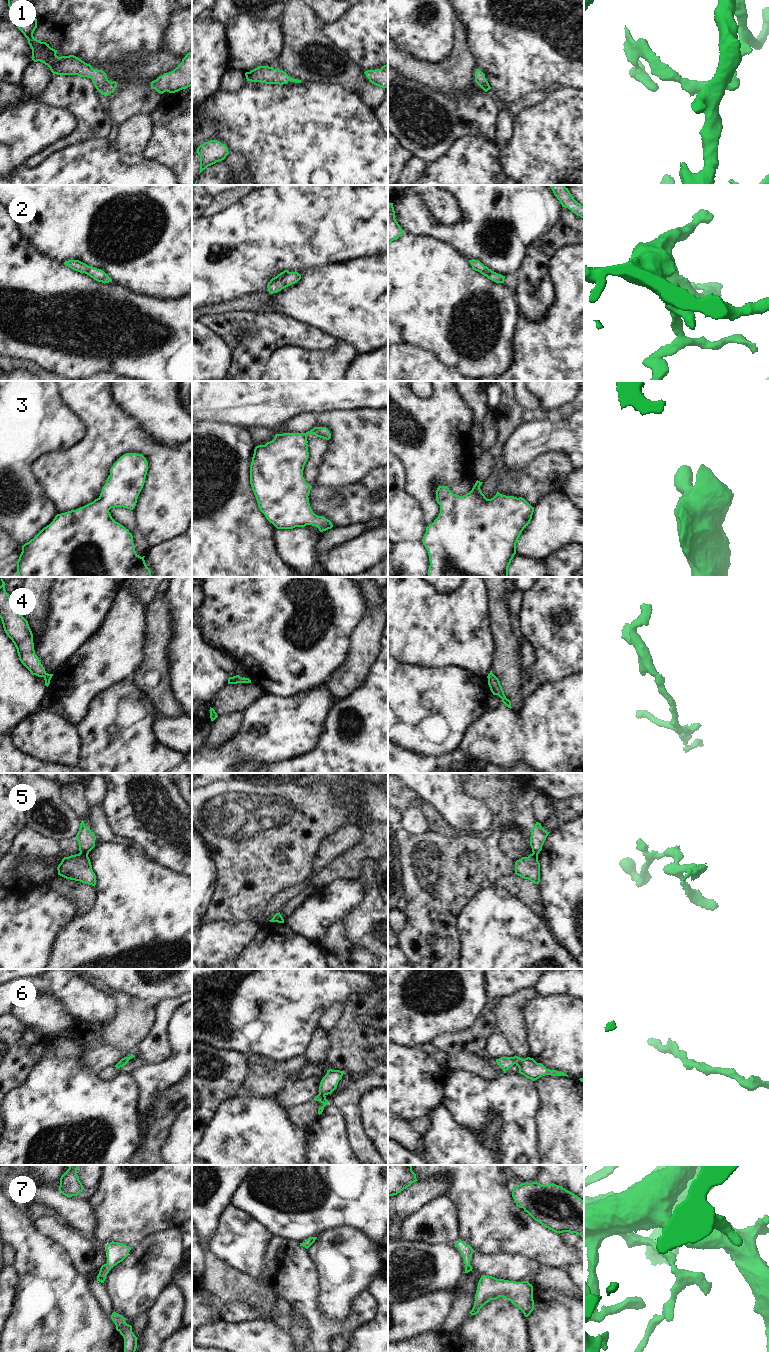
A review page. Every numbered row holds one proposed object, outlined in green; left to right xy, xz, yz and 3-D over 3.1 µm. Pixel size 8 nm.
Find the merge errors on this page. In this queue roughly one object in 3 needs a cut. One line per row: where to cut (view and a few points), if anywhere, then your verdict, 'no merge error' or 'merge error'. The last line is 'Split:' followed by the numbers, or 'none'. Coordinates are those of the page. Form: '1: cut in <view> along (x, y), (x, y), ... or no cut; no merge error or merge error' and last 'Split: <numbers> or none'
1: no cut; no merge error
2: no cut; no merge error
3: no cut; no merge error
4: no cut; no merge error
5: cut in xy along (80, 852), (87, 855); merge error
6: no cut; no merge error
7: no cut; no merge error
Split: 5

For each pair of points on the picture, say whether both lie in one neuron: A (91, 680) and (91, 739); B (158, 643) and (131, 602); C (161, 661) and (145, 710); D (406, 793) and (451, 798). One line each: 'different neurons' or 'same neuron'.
A: different neurons
B: different neurons
C: different neurons
D: different neurons

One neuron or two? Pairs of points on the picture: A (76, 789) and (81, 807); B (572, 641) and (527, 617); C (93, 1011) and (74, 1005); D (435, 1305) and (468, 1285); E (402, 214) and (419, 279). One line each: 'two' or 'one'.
A: one
B: one
C: one
D: one
E: two

